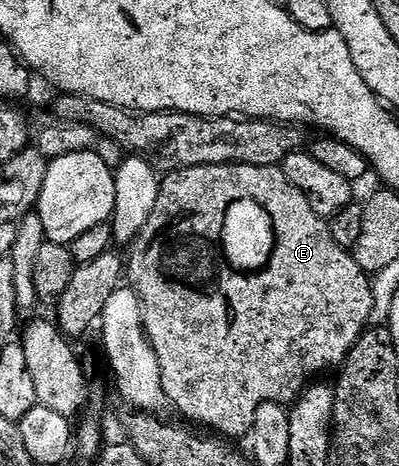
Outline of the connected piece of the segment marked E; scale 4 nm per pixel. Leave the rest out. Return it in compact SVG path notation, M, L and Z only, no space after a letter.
M207 165L167 174L160 183L158 203L154 203L154 211L150 211L146 227L142 227L139 237L131 242L130 249L132 258L129 256L126 261L126 277L130 287L139 295L140 304L144 306L144 334L148 336L158 359L167 404L173 405L182 416L213 429L216 432L213 434L224 439L247 438L252 432L258 407L264 403L291 406L319 378L316 377L319 373L343 366L356 340L369 328L372 319L374 295L369 274L358 267L355 256L349 250L334 243L331 224L316 214L314 207L310 207L310 199L306 199L306 195L302 195L302 191L298 191L290 179L286 179L280 165Z

